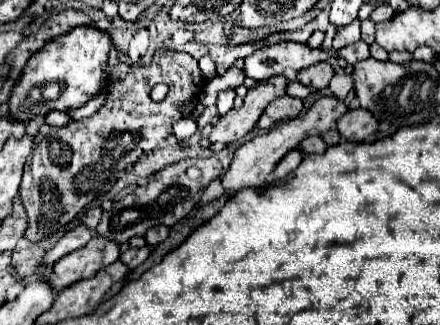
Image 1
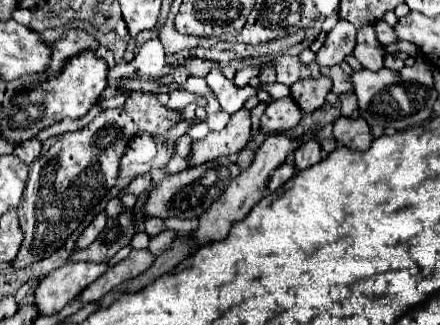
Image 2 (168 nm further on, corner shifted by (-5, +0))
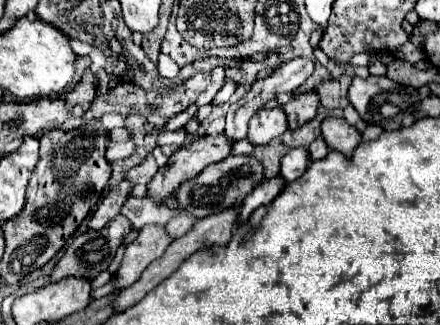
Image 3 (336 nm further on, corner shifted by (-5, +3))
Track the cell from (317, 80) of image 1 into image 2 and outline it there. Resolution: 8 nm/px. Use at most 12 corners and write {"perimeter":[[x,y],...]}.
{"perimeter":[[303,78],[291,86],[303,112],[325,104],[331,78]]}

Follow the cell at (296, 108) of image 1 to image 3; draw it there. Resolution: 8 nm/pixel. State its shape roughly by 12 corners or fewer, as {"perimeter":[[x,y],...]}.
{"perimeter":[[281,107],[259,109],[247,139],[267,145],[287,129]]}

